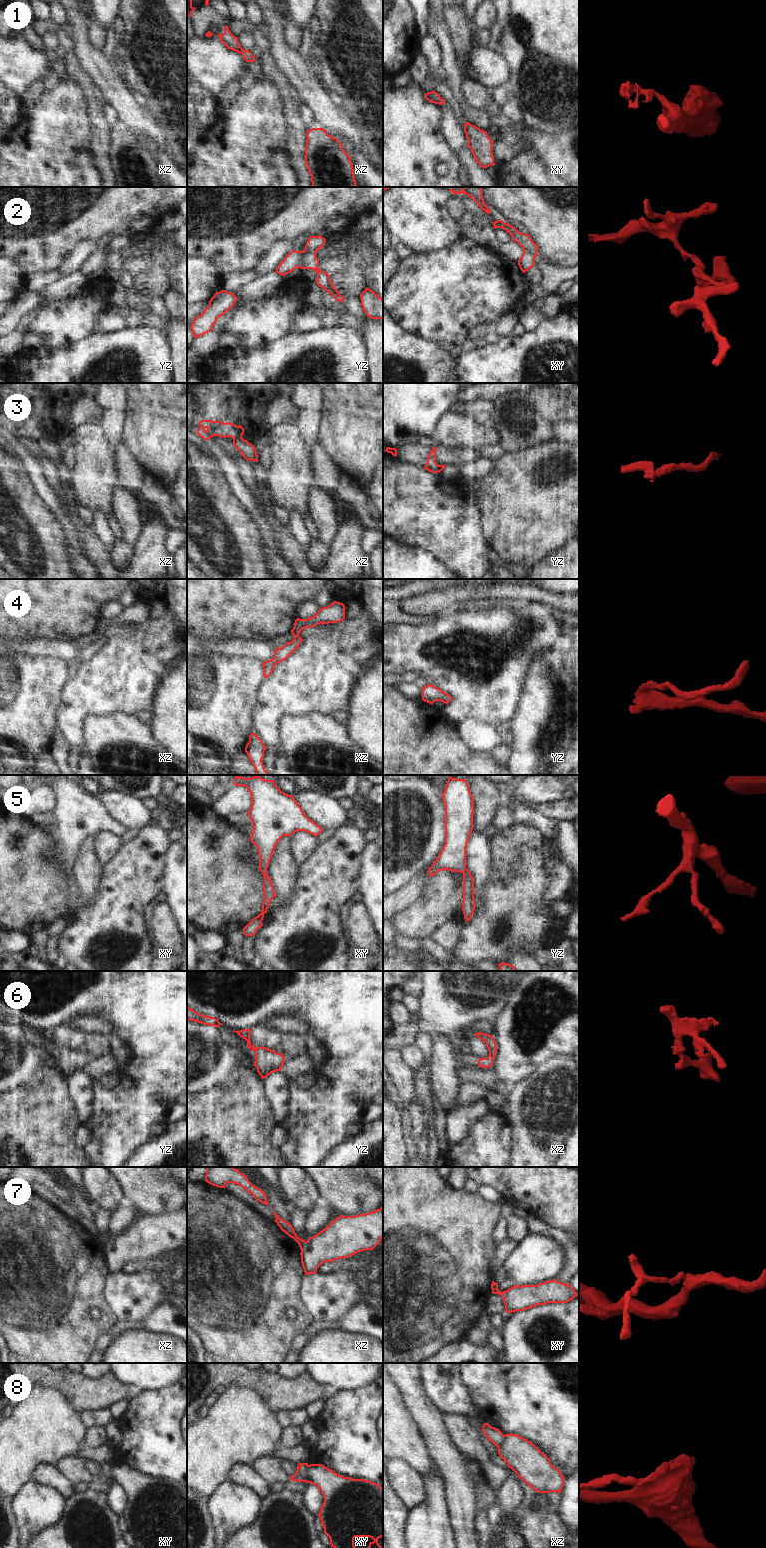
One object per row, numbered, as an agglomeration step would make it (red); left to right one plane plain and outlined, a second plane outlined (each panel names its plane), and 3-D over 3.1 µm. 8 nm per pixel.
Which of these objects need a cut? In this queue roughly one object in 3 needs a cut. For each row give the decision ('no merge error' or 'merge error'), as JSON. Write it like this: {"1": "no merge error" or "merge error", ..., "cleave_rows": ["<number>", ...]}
{"1": "no merge error", "2": "merge error", "3": "merge error", "4": "no merge error", "5": "no merge error", "6": "no merge error", "7": "merge error", "8": "merge error", "cleave_rows": ["2", "3", "7", "8"]}

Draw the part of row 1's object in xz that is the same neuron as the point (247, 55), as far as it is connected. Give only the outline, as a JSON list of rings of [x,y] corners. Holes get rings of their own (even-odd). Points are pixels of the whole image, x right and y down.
[[[225,25],[224,27],[224,33],[218,34],[218,37],[220,39],[220,41],[228,48],[231,49],[233,51],[236,51],[238,53],[240,53],[243,58],[245,59],[246,62],[254,62],[255,61],[255,57],[252,55],[251,51],[249,50],[244,50],[239,42],[238,42],[238,38],[235,37],[231,31],[229,30],[228,26]]]

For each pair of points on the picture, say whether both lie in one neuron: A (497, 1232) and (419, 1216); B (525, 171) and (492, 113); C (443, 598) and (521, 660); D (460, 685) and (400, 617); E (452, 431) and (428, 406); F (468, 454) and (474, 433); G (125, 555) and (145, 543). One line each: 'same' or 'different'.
A: different
B: different
C: different
D: different
E: different
F: different
G: different

